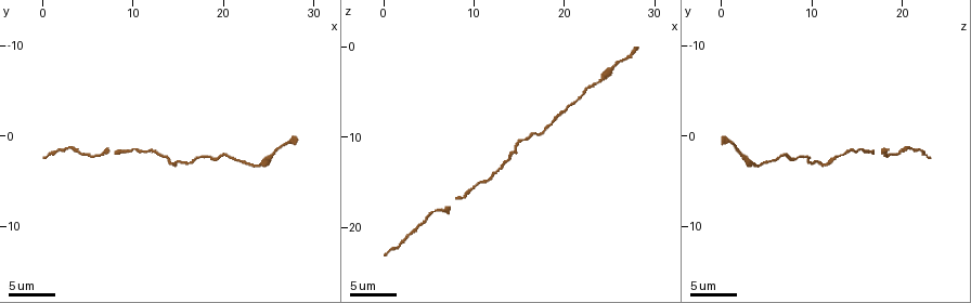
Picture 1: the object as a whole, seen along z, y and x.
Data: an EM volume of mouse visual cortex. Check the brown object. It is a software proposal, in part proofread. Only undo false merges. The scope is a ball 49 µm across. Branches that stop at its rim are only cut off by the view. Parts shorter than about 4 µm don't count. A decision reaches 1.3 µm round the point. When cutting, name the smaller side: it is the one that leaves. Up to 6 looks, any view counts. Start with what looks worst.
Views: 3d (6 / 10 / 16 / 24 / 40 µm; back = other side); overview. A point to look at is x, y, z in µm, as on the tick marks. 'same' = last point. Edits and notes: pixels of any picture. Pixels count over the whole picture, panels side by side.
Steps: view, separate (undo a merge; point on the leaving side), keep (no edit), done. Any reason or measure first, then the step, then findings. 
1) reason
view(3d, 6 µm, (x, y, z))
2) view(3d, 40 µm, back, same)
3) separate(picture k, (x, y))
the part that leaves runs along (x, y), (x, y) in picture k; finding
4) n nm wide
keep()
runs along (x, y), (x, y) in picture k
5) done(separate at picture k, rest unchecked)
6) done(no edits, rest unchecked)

sudden change in width
view(3d, 10 µm, (20.2, 2.2, 6.8))

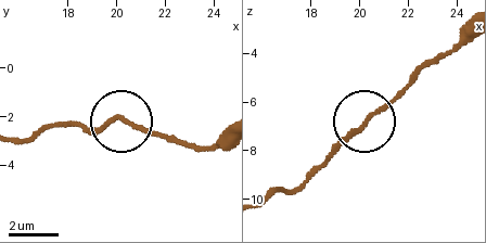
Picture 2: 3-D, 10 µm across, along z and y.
keep()
runs along (22, 139), (53, 127), (128, 120), (181, 143) in picture 2; all the same neuron

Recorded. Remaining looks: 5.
view(3d, 10 µm, (14.4, 3.0, 11.8))

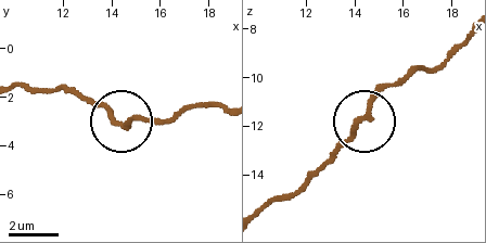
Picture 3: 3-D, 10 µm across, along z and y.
220 nm wide
keep()
runs along (362, 119), (375, 99), (410, 69) in picture 3; continuous, no second neuron

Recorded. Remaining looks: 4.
sudden change in width
view(3d, 6 µm, (23.8, 3.4, 3.6))

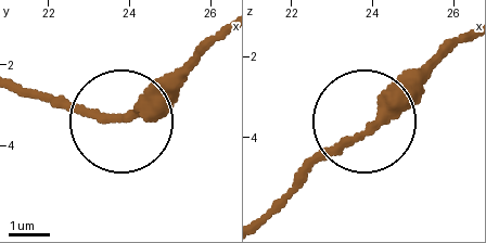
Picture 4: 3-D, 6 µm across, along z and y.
keep()
one neuron here

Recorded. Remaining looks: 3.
done(no edits, rest unchecked)

